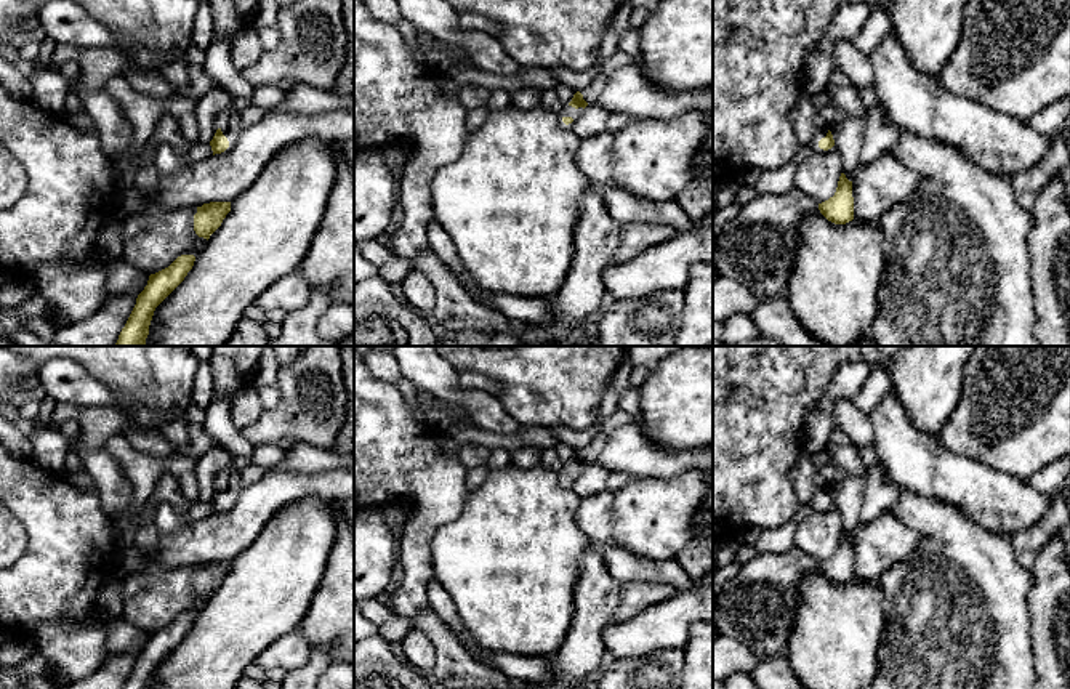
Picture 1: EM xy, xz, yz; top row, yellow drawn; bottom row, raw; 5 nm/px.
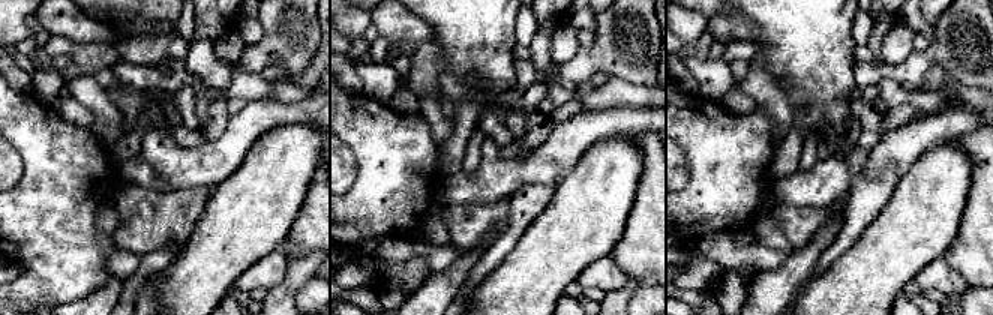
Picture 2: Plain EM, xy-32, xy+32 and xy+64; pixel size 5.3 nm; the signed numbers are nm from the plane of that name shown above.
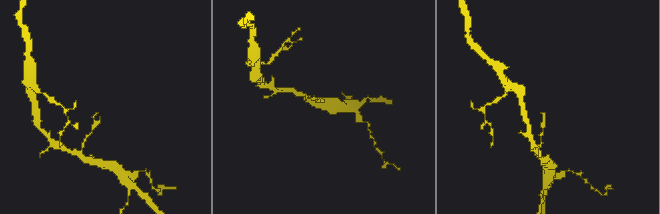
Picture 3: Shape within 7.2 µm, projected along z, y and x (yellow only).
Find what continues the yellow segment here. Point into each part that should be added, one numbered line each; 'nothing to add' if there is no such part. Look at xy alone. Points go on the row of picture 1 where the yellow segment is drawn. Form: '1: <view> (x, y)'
1: xy (231, 127)

